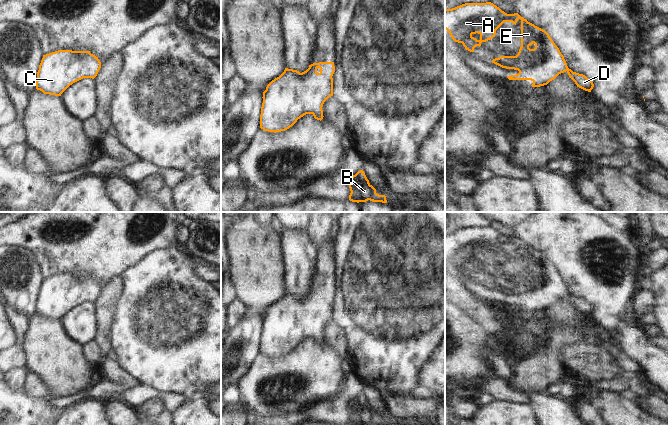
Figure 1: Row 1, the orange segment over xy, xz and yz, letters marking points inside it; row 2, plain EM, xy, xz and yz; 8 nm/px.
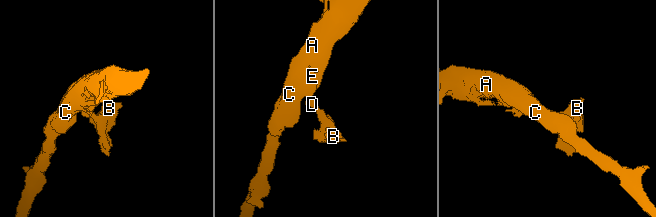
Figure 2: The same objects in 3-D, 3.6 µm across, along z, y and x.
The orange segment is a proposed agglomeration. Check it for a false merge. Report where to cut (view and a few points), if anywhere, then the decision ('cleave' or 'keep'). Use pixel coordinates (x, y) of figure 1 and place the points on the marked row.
no cut | keep

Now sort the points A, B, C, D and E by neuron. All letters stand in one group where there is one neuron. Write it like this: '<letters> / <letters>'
A B C D E

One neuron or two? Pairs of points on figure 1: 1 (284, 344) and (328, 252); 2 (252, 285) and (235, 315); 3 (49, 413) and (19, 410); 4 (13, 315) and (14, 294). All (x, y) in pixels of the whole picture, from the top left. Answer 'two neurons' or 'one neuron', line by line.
1: one neuron
2: two neurons
3: one neuron
4: two neurons

